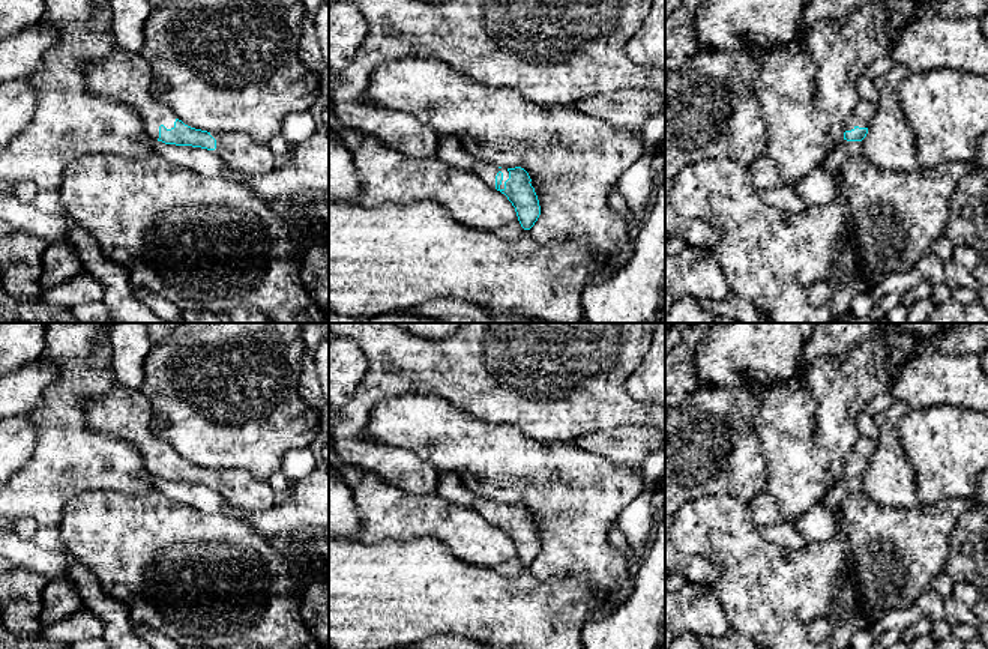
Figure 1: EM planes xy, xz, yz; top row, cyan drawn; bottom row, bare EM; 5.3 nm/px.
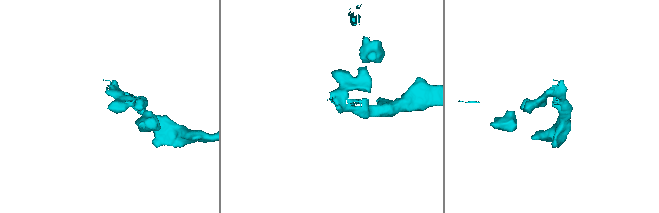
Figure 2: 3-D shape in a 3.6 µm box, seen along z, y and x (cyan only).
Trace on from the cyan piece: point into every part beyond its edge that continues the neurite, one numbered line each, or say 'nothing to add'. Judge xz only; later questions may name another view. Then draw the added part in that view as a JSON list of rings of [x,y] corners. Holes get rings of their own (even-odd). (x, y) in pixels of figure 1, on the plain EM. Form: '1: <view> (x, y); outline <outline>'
1: xz (487, 508); outline [[[476,497],[474,505],[473,505],[473,509],[477,511],[486,521],[489,521],[494,526],[496,526],[496,512],[499,508],[503,509],[500,526],[505,526],[505,518],[509,515],[508,505],[499,505],[485,497]]]

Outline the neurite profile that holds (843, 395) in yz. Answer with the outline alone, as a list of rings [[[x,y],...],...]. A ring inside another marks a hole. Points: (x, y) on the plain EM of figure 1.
[[[875,323],[869,335],[847,353],[814,359],[779,385],[754,385],[755,433],[766,461],[766,491],[775,499],[782,521],[796,524],[844,476],[845,457],[860,437],[857,415],[874,397],[890,392],[905,362],[923,352],[980,356],[986,347],[988,323],[949,323],[928,341],[904,329]]]

